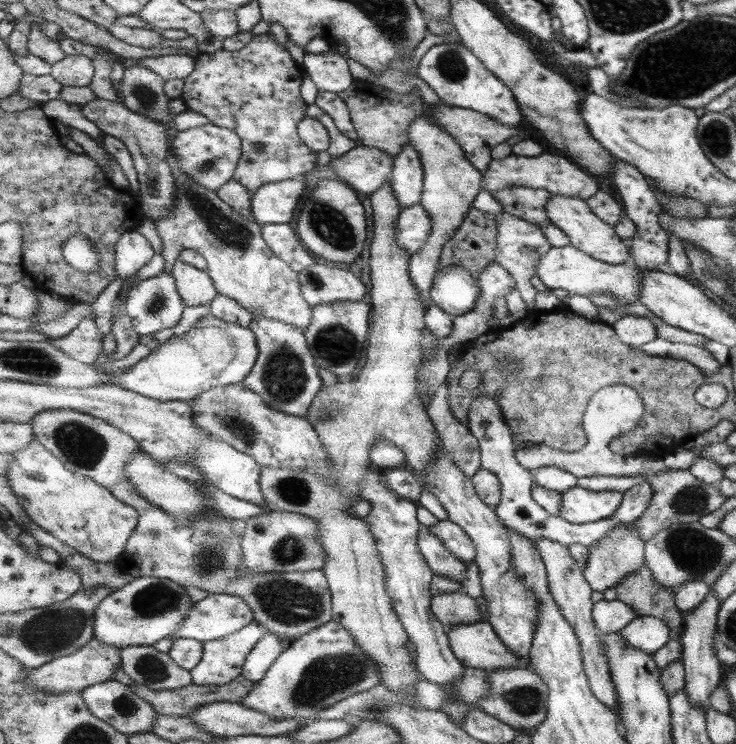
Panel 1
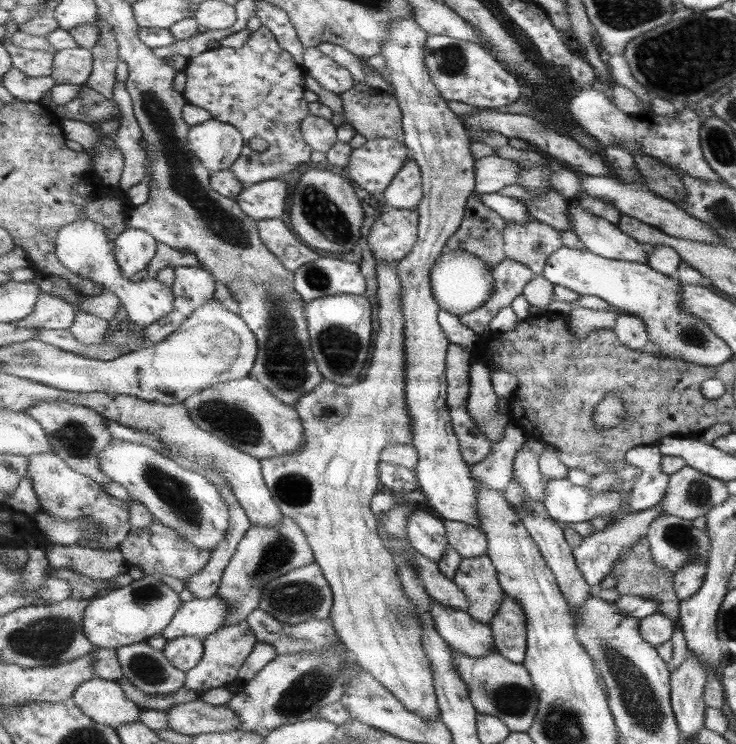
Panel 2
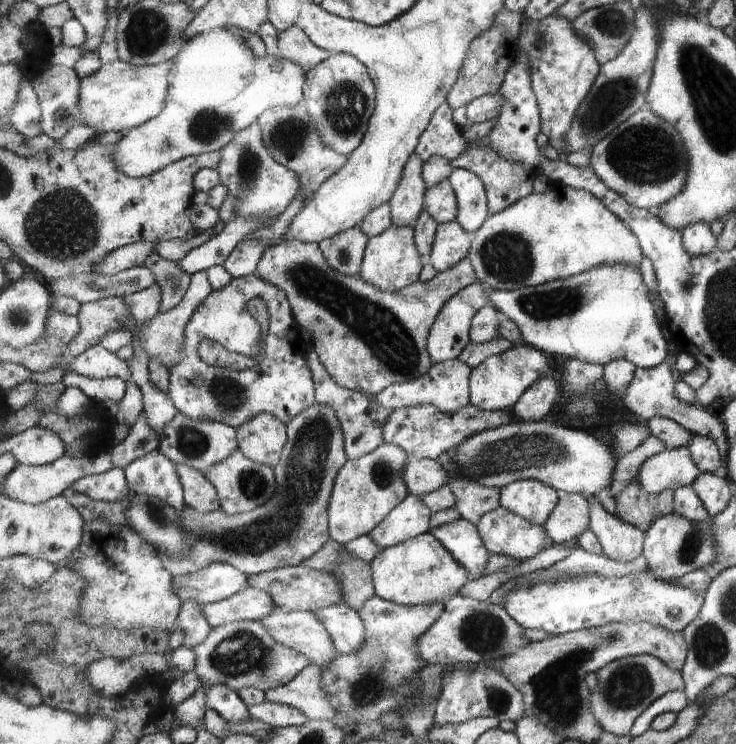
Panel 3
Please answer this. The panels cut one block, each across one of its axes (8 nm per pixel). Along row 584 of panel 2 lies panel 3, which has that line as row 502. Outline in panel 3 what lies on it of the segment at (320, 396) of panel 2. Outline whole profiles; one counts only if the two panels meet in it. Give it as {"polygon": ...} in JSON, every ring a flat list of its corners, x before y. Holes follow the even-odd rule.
{"polygon":[[383,443,377,450,355,460,349,459,346,462,346,465,340,470,330,500,328,515,330,516,331,538,341,545,346,545,353,539,370,535,393,512,393,509,411,494,404,479,404,472,409,459,410,454,400,446,393,443]]}

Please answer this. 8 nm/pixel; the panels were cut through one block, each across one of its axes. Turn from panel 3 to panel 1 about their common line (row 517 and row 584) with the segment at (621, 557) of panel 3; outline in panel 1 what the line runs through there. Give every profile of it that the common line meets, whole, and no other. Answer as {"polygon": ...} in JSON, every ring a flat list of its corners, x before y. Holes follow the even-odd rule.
{"polygon":[[617,523,613,529,600,541,588,547,587,567,585,567,586,579,595,591,605,592,611,587,619,586,619,583,629,575,645,565,646,542,639,531,635,529,635,523]]}

